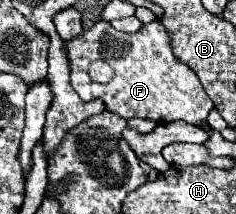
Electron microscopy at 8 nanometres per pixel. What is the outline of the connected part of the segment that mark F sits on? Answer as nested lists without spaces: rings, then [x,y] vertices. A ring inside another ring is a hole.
[[[158,20],[148,26],[142,26],[134,34],[118,32],[108,22],[96,22],[90,30],[66,42],[66,52],[72,68],[70,82],[78,96],[82,100],[100,98],[110,112],[122,118],[152,118],[158,124],[184,120],[188,124],[200,126],[214,108],[198,76],[186,64],[178,62],[172,54],[170,38]],[[90,56],[98,56],[112,64],[116,76],[106,86],[90,82]]]

